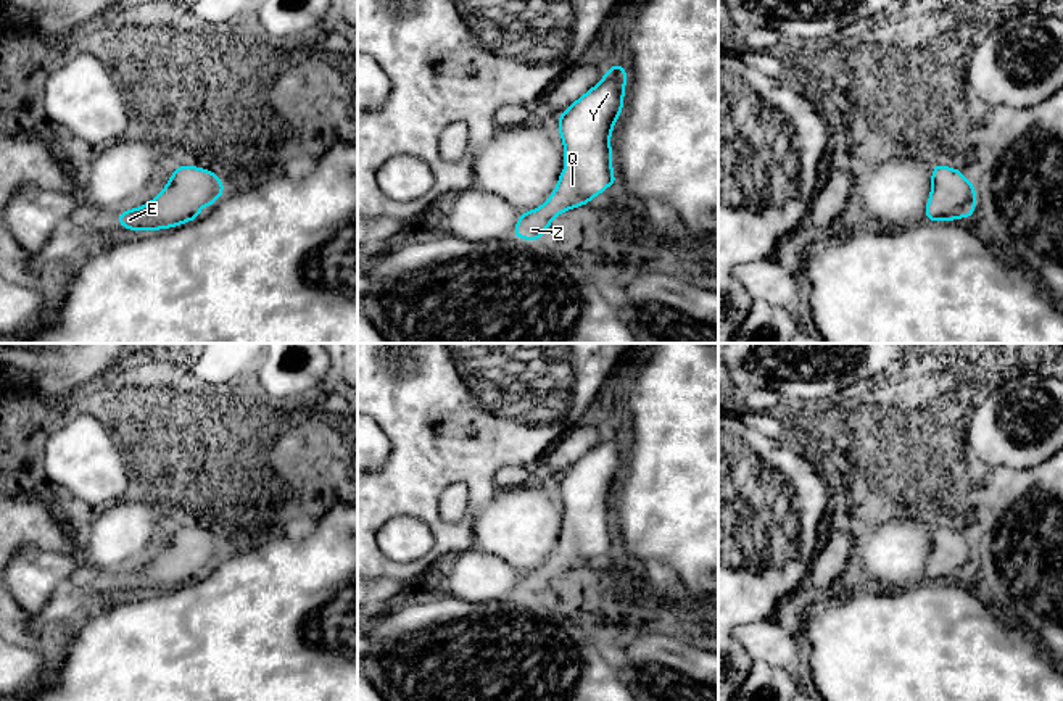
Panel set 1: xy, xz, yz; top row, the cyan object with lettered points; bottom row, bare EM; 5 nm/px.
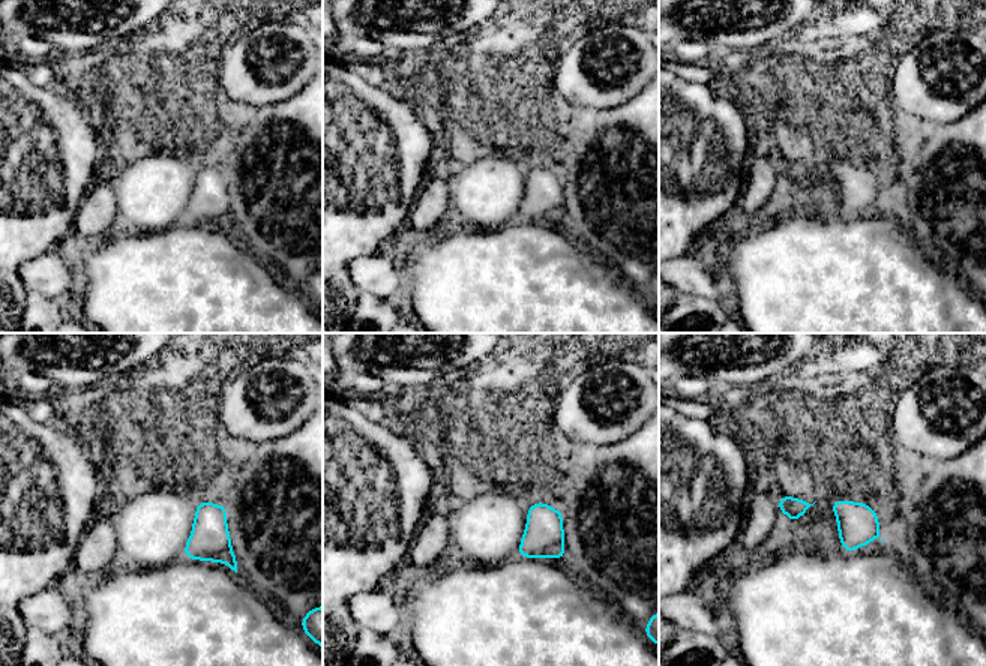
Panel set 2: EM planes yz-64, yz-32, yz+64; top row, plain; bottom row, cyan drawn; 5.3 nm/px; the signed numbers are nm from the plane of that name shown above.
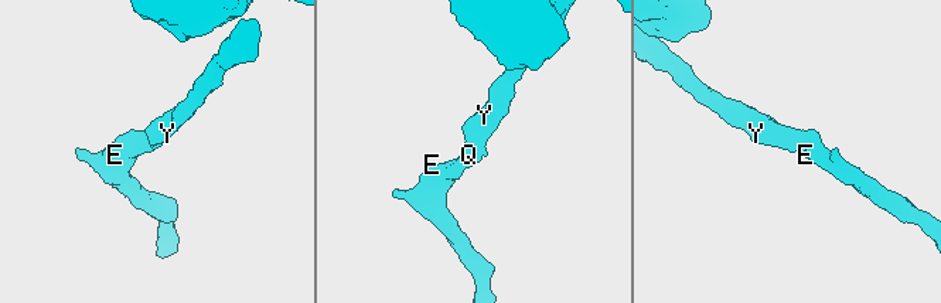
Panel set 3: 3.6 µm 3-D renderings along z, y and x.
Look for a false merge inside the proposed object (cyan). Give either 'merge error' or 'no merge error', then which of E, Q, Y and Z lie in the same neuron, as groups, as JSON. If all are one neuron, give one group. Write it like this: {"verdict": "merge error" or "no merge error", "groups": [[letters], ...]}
{"verdict": "no merge error", "groups": [["E", "Q", "Y", "Z"]]}

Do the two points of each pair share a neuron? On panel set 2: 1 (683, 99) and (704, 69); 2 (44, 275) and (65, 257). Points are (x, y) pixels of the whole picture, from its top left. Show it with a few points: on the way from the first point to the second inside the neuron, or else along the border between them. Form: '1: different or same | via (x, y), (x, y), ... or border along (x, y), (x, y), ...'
1: different | border along (674, 72), (685, 80), (716, 87)
2: same | via (48, 273), (60, 261)

